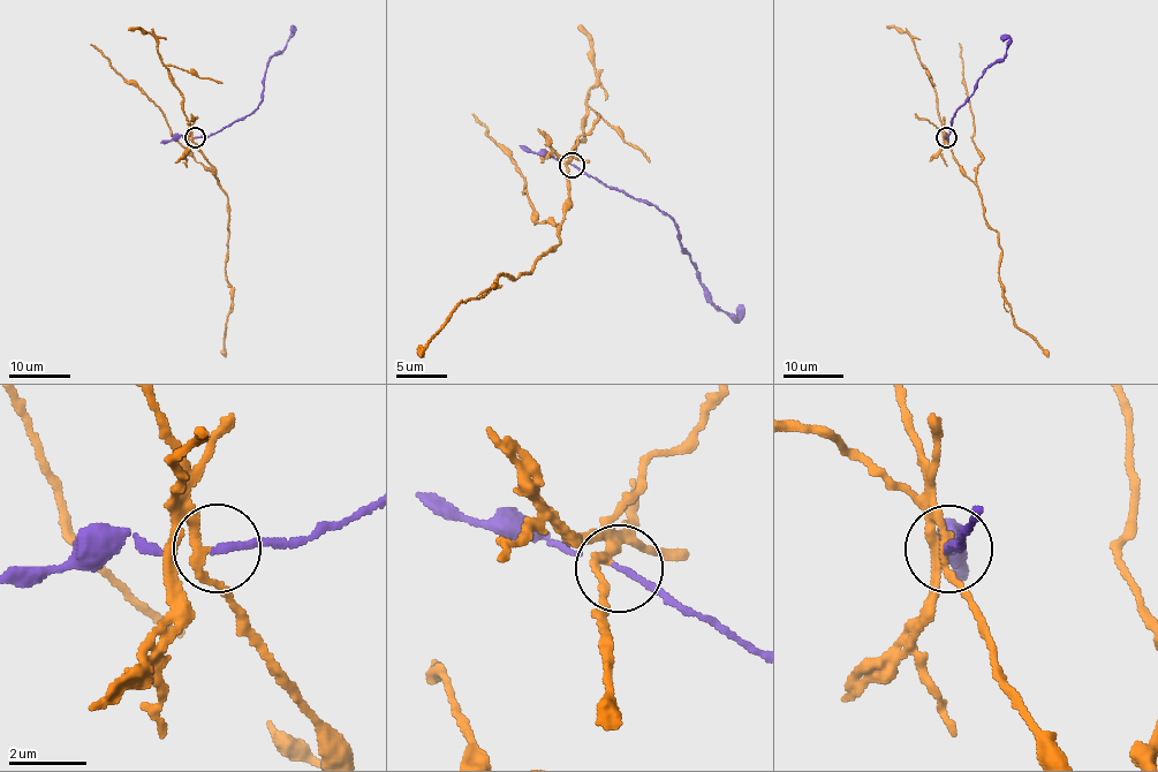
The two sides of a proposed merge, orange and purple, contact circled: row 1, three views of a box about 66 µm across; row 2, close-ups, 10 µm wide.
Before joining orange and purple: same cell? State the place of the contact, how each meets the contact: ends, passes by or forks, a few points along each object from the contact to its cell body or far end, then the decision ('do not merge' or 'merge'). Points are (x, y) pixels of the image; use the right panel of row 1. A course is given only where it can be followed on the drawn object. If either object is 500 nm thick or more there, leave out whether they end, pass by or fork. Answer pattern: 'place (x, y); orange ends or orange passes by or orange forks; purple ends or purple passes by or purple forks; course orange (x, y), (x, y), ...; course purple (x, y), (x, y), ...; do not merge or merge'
place (946, 137); orange passes by; purple passes by; course orange (945, 137), (954, 160), (976, 186), (984, 219), (997, 233), (1003, 250), (999, 282), (1014, 323), (1049, 357); course purple (945, 137), (951, 121), (974, 91), (979, 76), (1004, 57), (1009, 40), (1001, 36); do not merge

